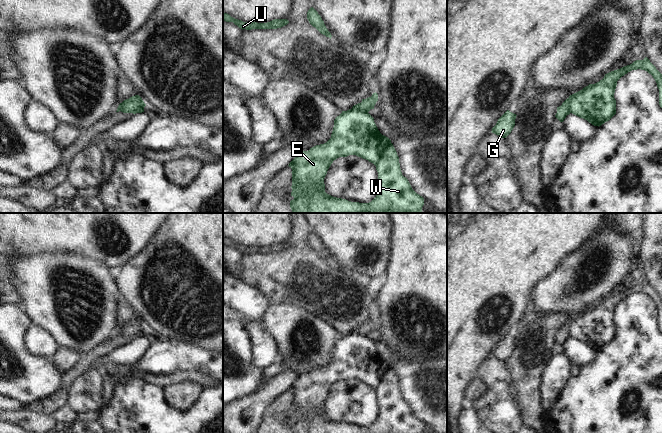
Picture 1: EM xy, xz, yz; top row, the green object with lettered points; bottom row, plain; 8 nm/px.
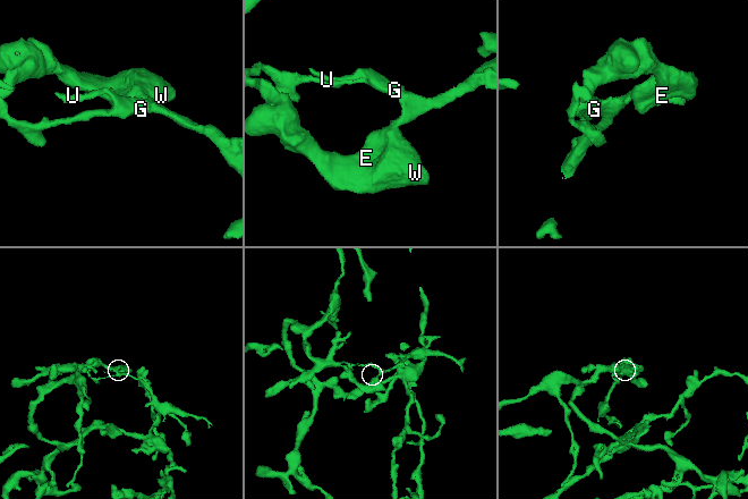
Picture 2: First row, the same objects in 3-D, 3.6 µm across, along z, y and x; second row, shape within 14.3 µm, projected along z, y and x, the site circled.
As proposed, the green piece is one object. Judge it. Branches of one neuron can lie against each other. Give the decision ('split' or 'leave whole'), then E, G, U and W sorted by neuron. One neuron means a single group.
split | E W / G U

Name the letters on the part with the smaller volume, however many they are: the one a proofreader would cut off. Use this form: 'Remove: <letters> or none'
Remove: G, U

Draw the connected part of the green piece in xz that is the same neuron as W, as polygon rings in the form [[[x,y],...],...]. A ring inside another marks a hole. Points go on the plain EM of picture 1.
[[[349,333],[342,335],[334,344],[331,362],[324,368],[308,375],[301,375],[288,389],[292,393],[291,433],[422,433],[424,422],[411,411],[402,399],[397,376],[391,364],[378,354],[374,342],[368,337]],[[356,379],[376,390],[378,396],[378,418],[369,427],[351,426],[333,421],[325,416],[324,402],[334,384]]]

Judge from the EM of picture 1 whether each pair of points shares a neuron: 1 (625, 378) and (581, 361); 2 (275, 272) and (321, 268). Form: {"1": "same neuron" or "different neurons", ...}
{"1": "different neurons", "2": "same neuron"}

